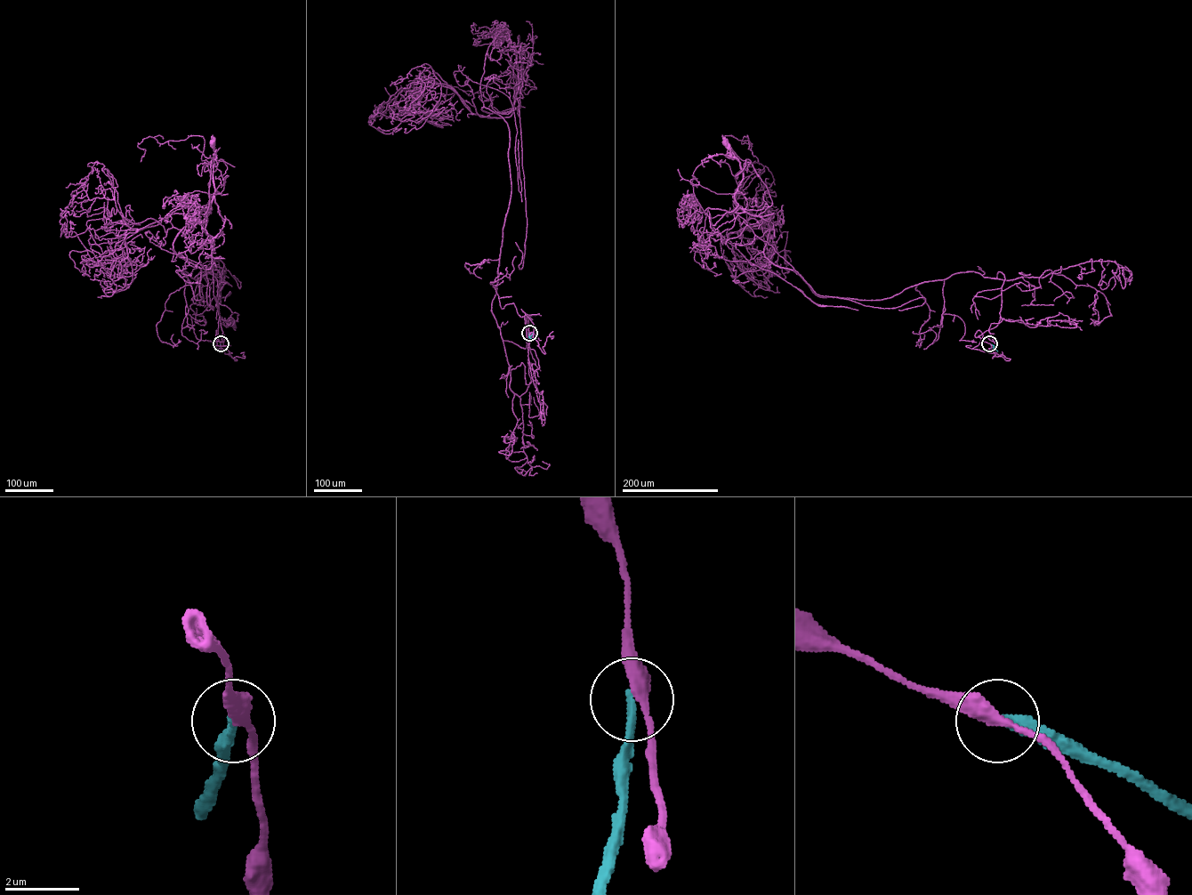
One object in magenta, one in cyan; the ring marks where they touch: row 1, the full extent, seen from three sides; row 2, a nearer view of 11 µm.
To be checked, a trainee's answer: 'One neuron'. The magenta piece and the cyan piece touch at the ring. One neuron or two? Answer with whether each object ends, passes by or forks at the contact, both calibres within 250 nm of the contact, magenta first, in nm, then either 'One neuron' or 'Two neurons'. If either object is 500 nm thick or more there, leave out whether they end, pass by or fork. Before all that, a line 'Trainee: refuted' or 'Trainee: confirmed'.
Trainee: refuted
At the ring magenta passes by. At the ring cyan ends. Thickness 340 nm (magenta) against 240 nm. Two neurons

